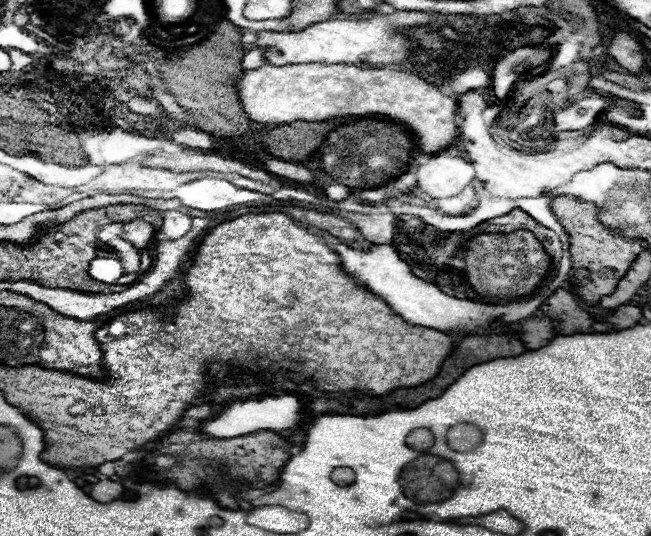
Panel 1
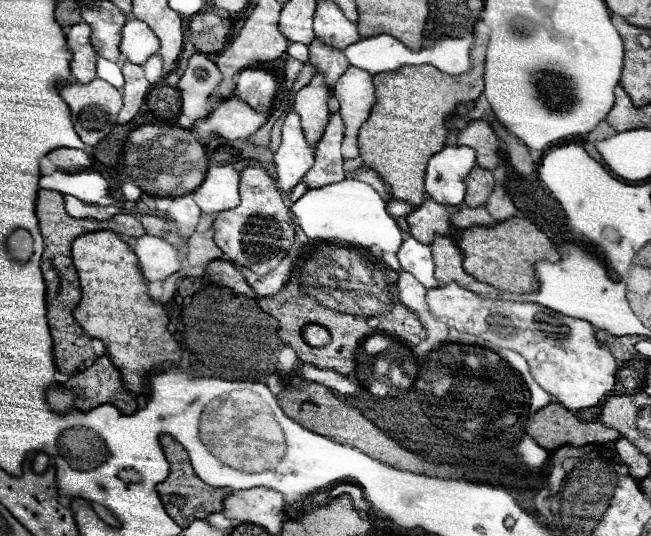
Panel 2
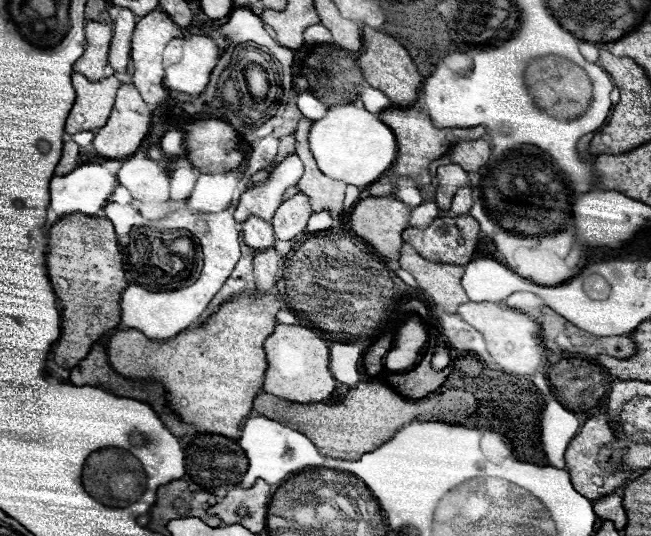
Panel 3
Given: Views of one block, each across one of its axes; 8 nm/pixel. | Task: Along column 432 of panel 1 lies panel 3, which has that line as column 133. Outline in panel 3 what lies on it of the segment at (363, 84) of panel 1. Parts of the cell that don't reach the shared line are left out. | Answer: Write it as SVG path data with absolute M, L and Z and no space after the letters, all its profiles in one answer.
M122 84L118 88L118 94L116 94L116 102L114 102L114 108L112 108L112 114L106 122L106 126L102 126L96 136L94 136L94 150L100 154L100 156L106 156L106 158L126 158L126 156L132 156L142 138L146 136L148 132L148 124L150 124L150 114L152 110L148 108L148 104L140 98L138 90L132 86L132 84Z

